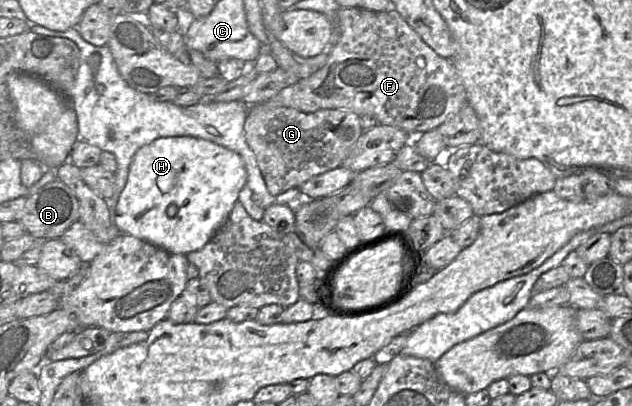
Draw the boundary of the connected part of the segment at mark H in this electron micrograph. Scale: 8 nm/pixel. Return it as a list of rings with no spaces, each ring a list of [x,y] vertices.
[[[192,136],[163,137],[134,154],[124,189],[113,207],[113,223],[121,231],[171,253],[187,255],[204,247],[229,216],[247,181],[243,159],[236,152]]]

